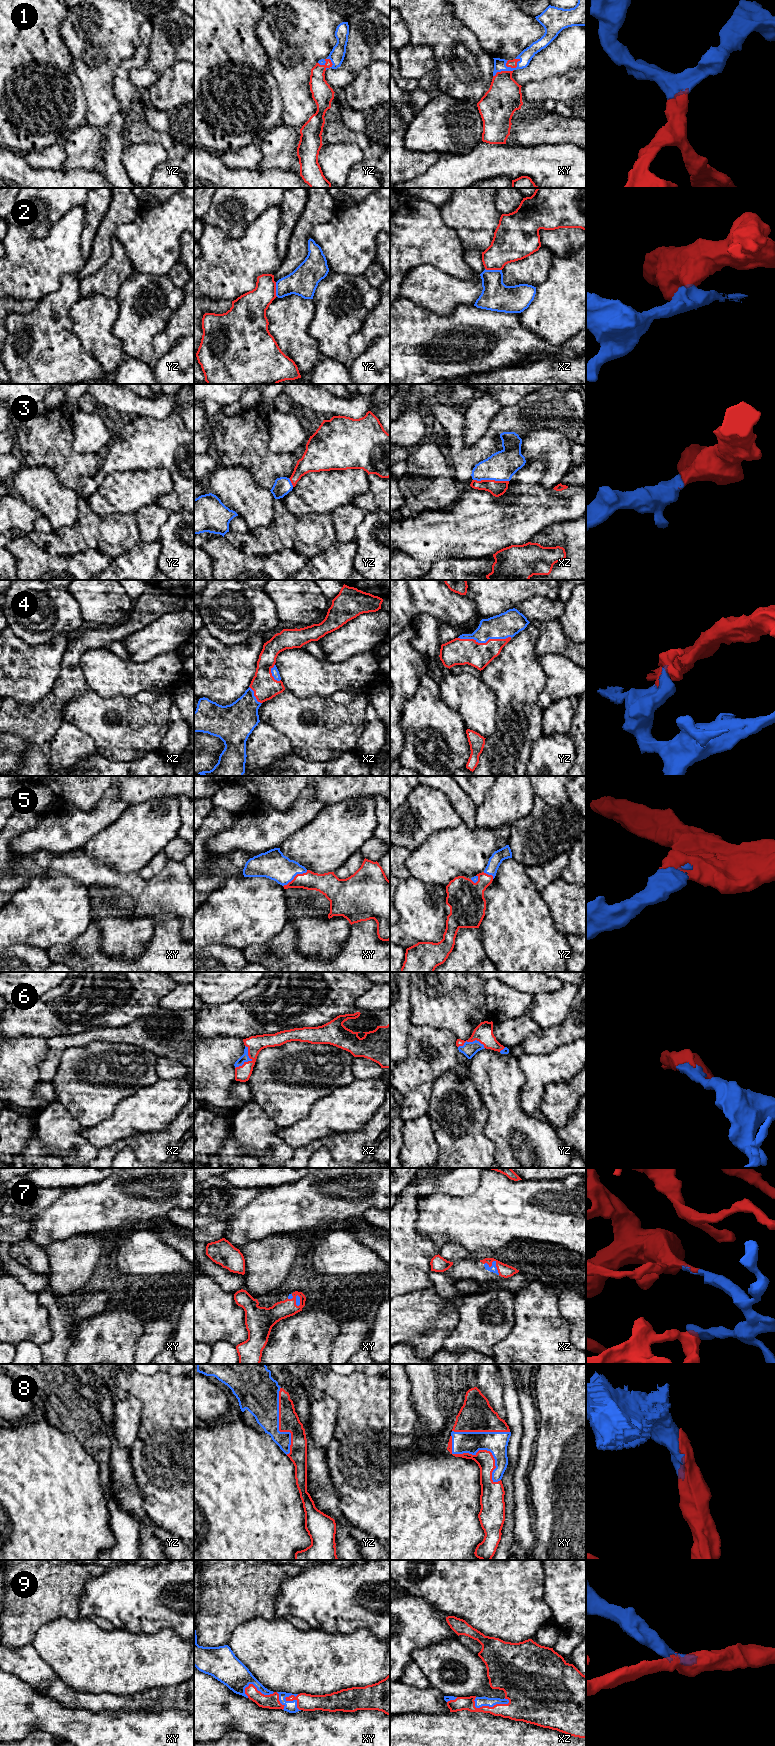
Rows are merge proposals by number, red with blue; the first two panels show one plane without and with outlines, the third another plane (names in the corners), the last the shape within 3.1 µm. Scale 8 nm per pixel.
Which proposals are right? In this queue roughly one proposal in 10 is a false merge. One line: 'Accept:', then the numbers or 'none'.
Accept: 1, 3, 4, 5, 6, 7, 8, 9

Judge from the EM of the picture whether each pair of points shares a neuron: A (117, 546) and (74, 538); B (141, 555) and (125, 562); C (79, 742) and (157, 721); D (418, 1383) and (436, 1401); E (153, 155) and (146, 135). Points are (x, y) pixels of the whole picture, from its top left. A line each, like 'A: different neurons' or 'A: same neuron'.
A: same neuron
B: same neuron
C: different neurons
D: same neuron
E: different neurons

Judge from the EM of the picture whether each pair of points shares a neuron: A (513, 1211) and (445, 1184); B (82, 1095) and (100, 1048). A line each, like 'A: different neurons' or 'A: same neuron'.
A: different neurons
B: same neuron

